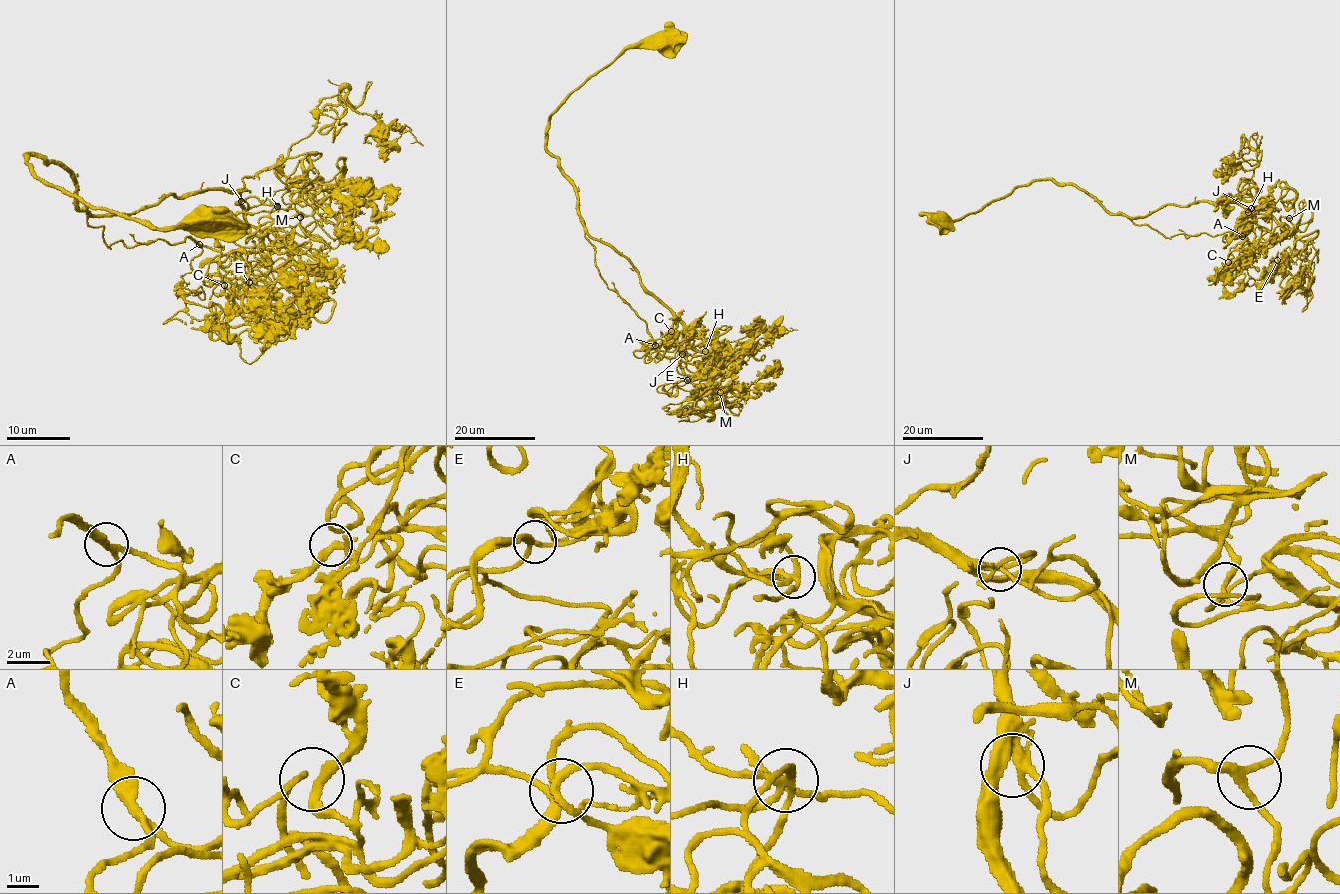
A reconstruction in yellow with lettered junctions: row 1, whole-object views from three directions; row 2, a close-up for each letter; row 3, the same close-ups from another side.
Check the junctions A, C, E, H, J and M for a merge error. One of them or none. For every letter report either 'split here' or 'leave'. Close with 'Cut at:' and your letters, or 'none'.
A: leave
C: leave
E: leave
H: leave
J: leave
M: leave
Cut at: none

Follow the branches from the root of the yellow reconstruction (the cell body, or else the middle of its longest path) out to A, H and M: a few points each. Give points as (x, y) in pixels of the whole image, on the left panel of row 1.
A: (216, 222), (149, 228), (91, 209), (26, 156), (72, 177), (77, 207), (109, 247), (198, 244)
H: (216, 222), (149, 228), (91, 209), (26, 156), (56, 161), (95, 215), (208, 190), (278, 206)
M: (216, 222), (149, 228), (91, 209), (26, 156), (56, 161), (95, 215), (243, 188), (254, 226), (300, 217)

